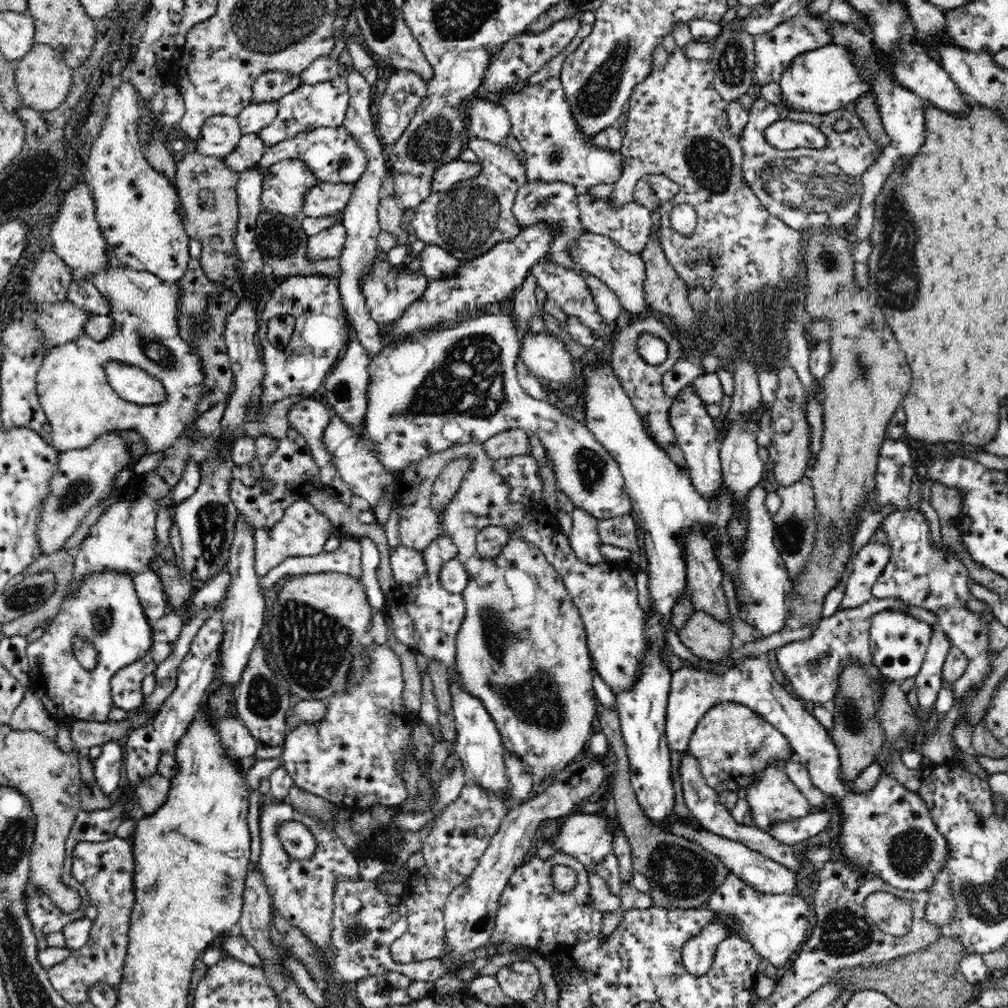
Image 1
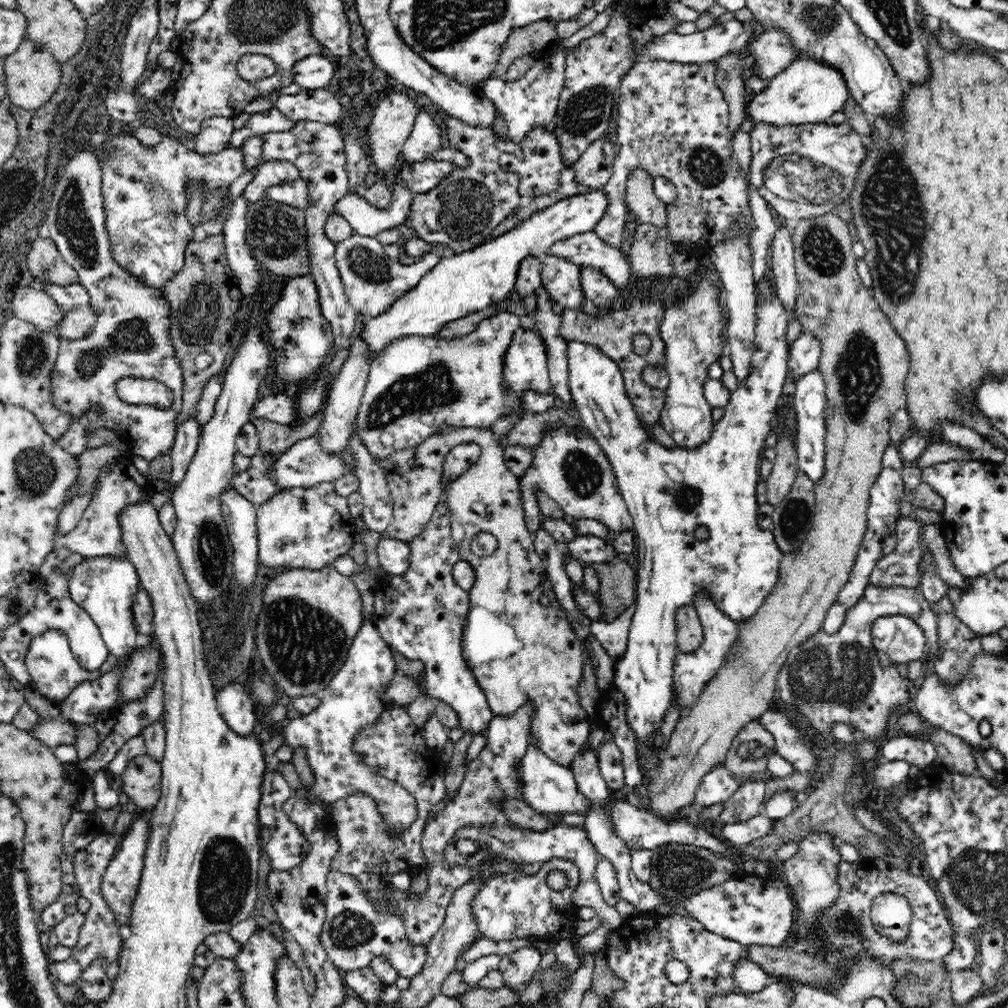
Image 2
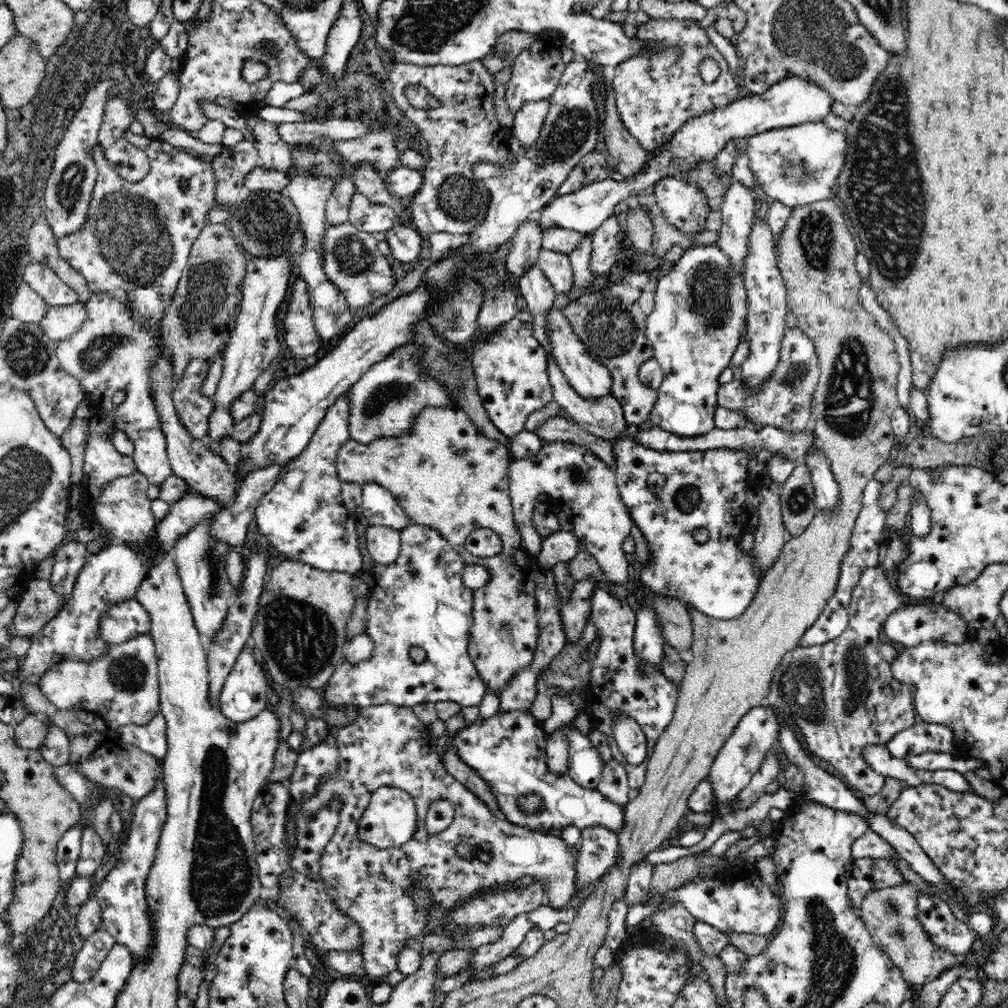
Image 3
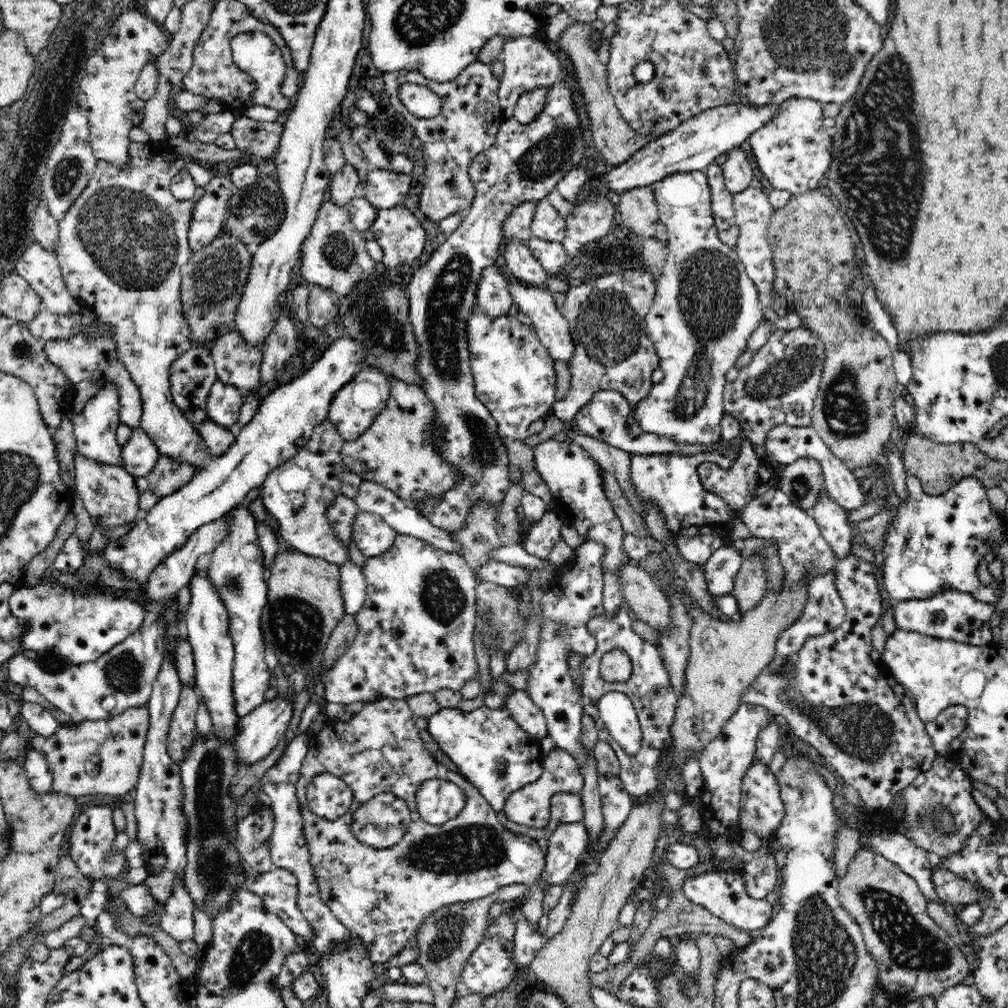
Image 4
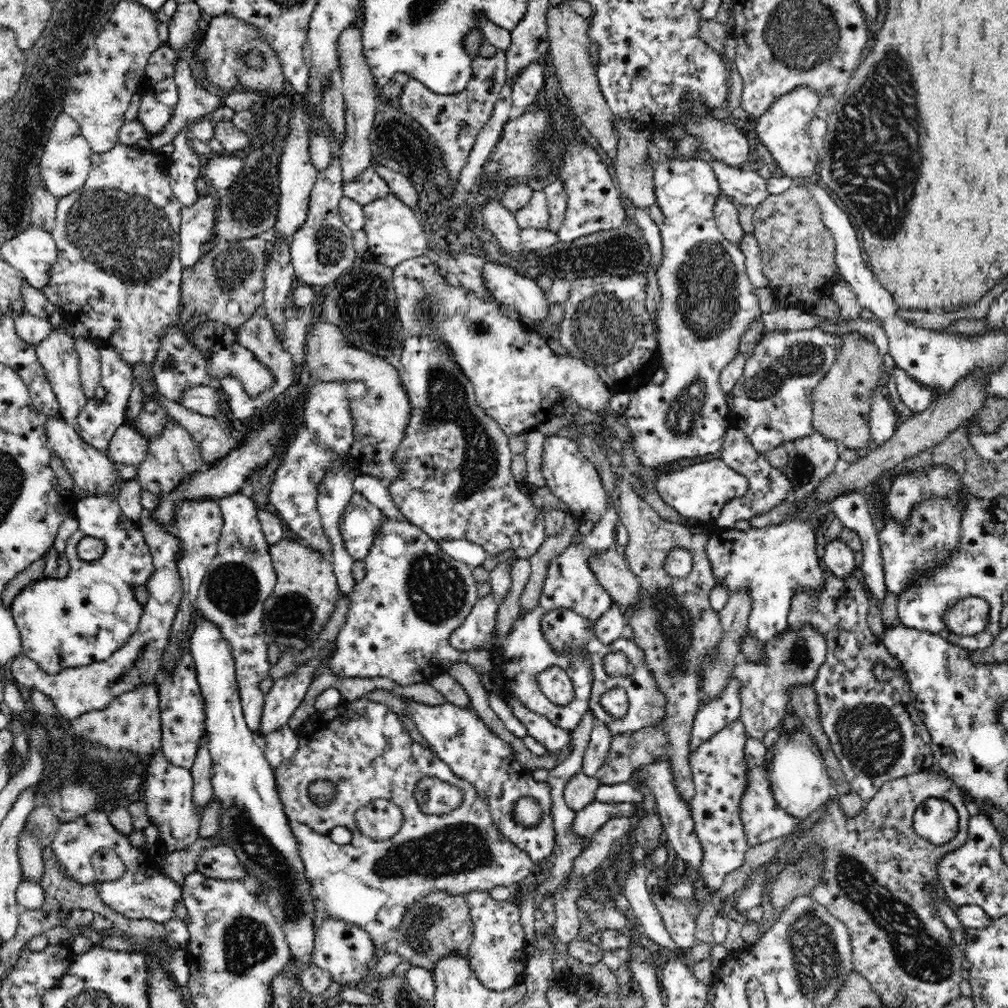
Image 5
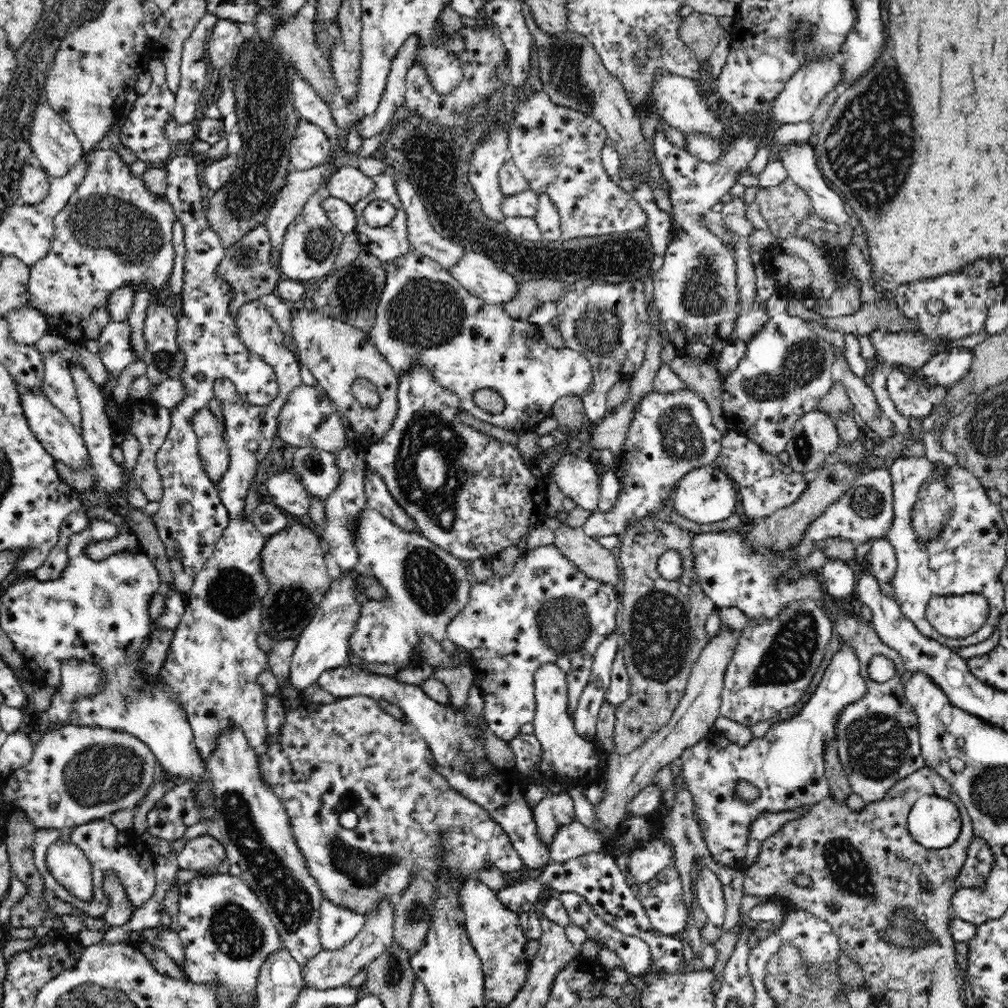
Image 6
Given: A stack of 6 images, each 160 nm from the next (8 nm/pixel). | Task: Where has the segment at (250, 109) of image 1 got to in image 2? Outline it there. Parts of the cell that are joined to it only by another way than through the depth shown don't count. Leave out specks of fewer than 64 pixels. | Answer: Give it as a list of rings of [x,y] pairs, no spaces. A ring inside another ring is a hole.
[[[276,106],[267,111],[253,113],[242,128],[232,133],[228,147],[240,147],[250,136],[289,131],[295,124],[296,122],[283,116]]]

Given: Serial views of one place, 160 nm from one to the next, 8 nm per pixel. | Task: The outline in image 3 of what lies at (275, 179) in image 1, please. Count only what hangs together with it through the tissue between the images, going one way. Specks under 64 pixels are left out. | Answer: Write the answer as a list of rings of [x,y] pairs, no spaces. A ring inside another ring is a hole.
[[[256,117],[247,118],[248,127],[254,133],[254,147],[259,153],[259,165],[278,172],[286,172],[291,165],[291,148],[278,134],[277,124]]]

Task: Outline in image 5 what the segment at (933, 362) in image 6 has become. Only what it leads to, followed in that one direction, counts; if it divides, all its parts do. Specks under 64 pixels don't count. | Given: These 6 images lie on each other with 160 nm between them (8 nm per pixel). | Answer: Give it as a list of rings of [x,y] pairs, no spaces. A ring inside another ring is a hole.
[[[895,366],[894,377],[900,400],[908,410],[912,411],[912,415],[927,410],[930,404],[935,400],[934,398],[938,398],[935,391],[910,379],[898,366]]]

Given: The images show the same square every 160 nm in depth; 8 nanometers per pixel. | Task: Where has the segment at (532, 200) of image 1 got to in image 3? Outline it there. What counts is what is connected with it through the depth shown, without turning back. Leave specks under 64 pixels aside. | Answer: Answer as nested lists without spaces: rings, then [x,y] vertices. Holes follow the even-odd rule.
[[[546,98],[546,100],[524,102],[522,108],[518,108],[511,132],[522,142],[523,146],[532,146],[536,142],[536,138],[540,136],[549,106],[550,101]]]

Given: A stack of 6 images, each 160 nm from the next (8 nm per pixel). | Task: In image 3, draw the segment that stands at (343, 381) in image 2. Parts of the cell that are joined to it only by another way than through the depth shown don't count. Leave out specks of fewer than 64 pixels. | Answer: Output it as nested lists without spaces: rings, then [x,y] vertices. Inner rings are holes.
[[[348,395],[340,396],[330,407],[304,452],[280,470],[278,484],[260,498],[255,519],[259,532],[268,538],[273,554],[280,552],[286,559],[301,560],[320,570],[347,572],[355,576],[364,566],[356,535],[358,515],[350,512],[342,501],[342,481],[335,463],[338,449],[351,439]]]

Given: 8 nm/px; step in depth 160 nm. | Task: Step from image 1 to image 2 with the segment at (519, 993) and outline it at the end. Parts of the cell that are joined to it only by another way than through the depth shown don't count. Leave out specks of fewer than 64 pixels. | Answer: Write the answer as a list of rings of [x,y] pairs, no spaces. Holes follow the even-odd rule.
[[[524,946],[502,957],[497,970],[502,973],[505,986],[524,986],[539,970],[540,961],[541,954],[535,947]]]

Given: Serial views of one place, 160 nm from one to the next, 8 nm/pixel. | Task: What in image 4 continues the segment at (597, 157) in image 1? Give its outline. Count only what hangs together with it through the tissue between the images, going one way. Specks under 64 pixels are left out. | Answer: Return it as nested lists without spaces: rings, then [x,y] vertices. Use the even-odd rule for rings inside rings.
[[[535,35],[527,37],[504,37],[502,52],[498,56],[504,63],[505,70],[502,79],[499,80],[499,103],[507,118],[513,116],[514,108],[520,94],[530,92],[534,88],[551,88],[556,85],[558,78],[564,72],[564,66],[558,54],[552,52],[546,42]]]

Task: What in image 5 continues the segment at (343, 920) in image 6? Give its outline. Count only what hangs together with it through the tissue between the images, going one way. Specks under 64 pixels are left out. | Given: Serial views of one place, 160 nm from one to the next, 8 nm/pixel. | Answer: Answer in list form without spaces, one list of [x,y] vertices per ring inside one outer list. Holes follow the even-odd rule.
[[[326,916],[315,931],[314,954],[312,954],[311,966],[319,967],[322,971],[328,971],[331,979],[344,986],[369,987],[373,979],[370,972],[376,961],[375,946],[370,935],[355,924],[348,924],[343,920],[334,920]]]

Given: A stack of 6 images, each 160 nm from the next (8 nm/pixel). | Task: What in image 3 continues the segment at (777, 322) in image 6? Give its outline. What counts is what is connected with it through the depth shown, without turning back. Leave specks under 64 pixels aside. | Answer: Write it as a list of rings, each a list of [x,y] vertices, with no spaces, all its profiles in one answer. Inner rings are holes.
[[[800,326],[787,327],[781,343],[780,362],[776,371],[765,380],[765,384],[752,391],[747,380],[733,380],[719,386],[718,407],[746,412],[750,422],[760,427],[773,427],[784,432],[802,432],[812,423],[815,388],[819,382],[819,362],[816,345]]]

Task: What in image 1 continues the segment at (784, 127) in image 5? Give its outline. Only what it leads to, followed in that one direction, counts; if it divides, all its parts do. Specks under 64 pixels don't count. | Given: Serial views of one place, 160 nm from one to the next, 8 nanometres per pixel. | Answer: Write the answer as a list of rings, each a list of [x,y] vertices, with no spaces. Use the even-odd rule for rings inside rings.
[[[760,97],[756,99],[749,110],[749,119],[739,138],[744,152],[743,179],[753,190],[753,193],[760,199],[765,209],[774,217],[778,217],[784,224],[796,230],[818,230],[824,225],[836,225],[843,227],[848,223],[853,214],[856,214],[860,206],[862,194],[862,174],[876,162],[882,148],[873,142],[860,121],[860,117],[854,111],[848,111],[845,107],[838,108],[826,114],[814,114],[798,111],[790,111],[782,105],[771,103]],[[841,118],[850,122],[850,129],[845,132],[837,132],[832,125]],[[791,120],[802,121],[814,125],[824,133],[828,140],[828,147],[824,150],[814,148],[796,148],[792,150],[776,150],[764,138],[764,129],[776,121]]]

